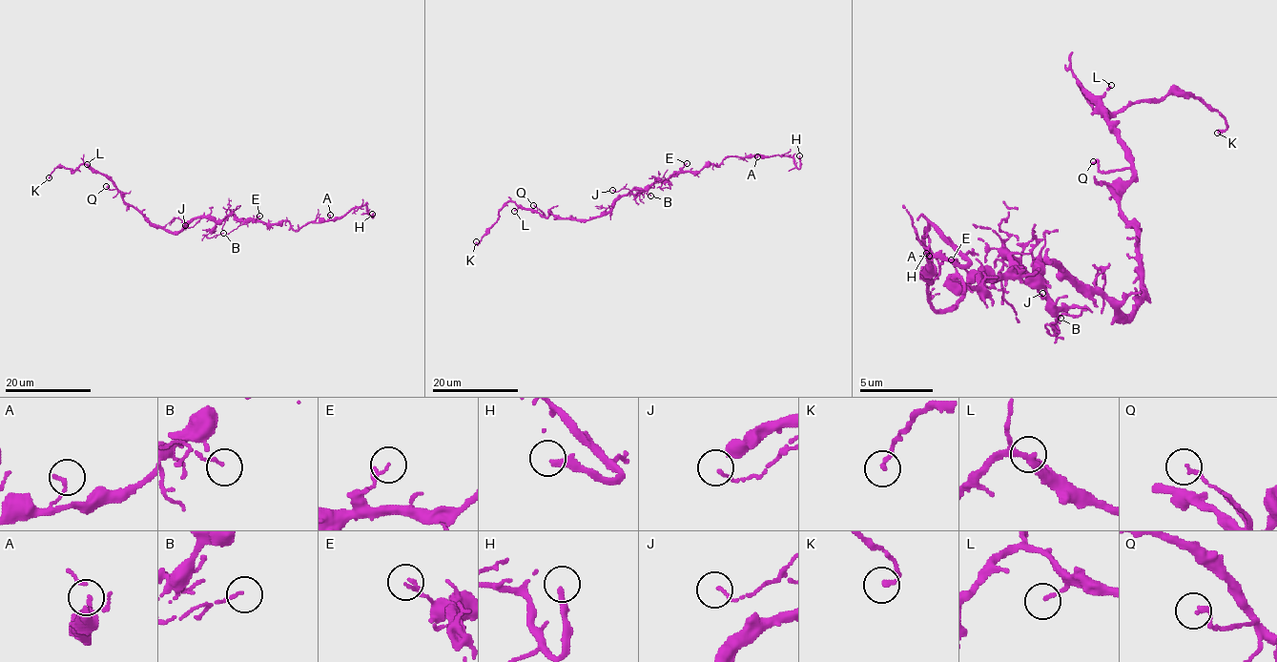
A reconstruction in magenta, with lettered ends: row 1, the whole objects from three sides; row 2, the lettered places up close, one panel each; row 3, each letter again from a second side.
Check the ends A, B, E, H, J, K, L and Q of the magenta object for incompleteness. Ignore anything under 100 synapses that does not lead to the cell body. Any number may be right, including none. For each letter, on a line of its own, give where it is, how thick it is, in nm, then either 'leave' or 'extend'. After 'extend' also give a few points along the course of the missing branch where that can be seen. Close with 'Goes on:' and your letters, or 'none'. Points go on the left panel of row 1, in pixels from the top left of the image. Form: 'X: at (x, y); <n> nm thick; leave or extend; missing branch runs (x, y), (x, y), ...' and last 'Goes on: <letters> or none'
A: at (330, 215); 140 nm thick; leave
B: at (223, 233); 110 nm thick; leave
E: at (259, 216); 110 nm thick; leave
H: at (372, 214); 240 nm thick; extend; missing branch runs (372, 214), (386, 168), (386, 173)
J: at (185, 225); 100 nm thick; leave
K: at (49, 177); 160 nm thick; leave
L: at (87, 164); 120 nm thick; leave
Q: at (106, 186); 180 nm thick; leave
Goes on: H

